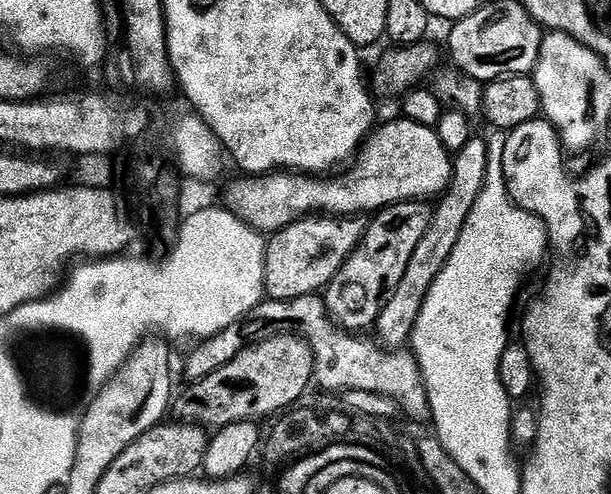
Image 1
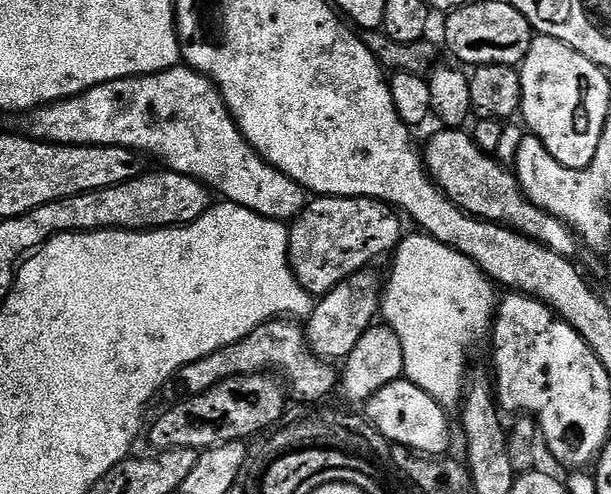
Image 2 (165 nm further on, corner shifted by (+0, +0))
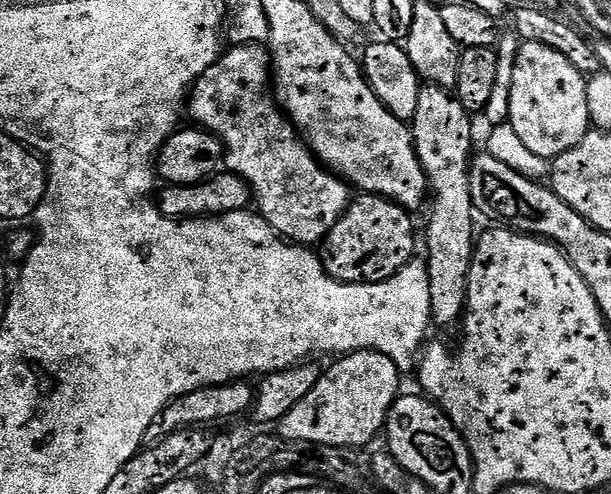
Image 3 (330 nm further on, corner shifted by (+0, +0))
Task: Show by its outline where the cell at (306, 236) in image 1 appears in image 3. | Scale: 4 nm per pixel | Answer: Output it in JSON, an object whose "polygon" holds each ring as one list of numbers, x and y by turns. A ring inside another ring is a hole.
{"polygon":[[363,193,360,197,360,202,353,201,347,211,344,212,342,218,335,223,327,234,326,239,321,243,319,257,324,263,324,269,332,278,342,284,377,284,380,281,386,281,394,276,402,268,411,261,416,252,416,236,418,240,418,234,414,232,414,224,410,218,411,213,401,207,398,204,393,203,391,200,385,199,383,196,375,196,372,193]]}

